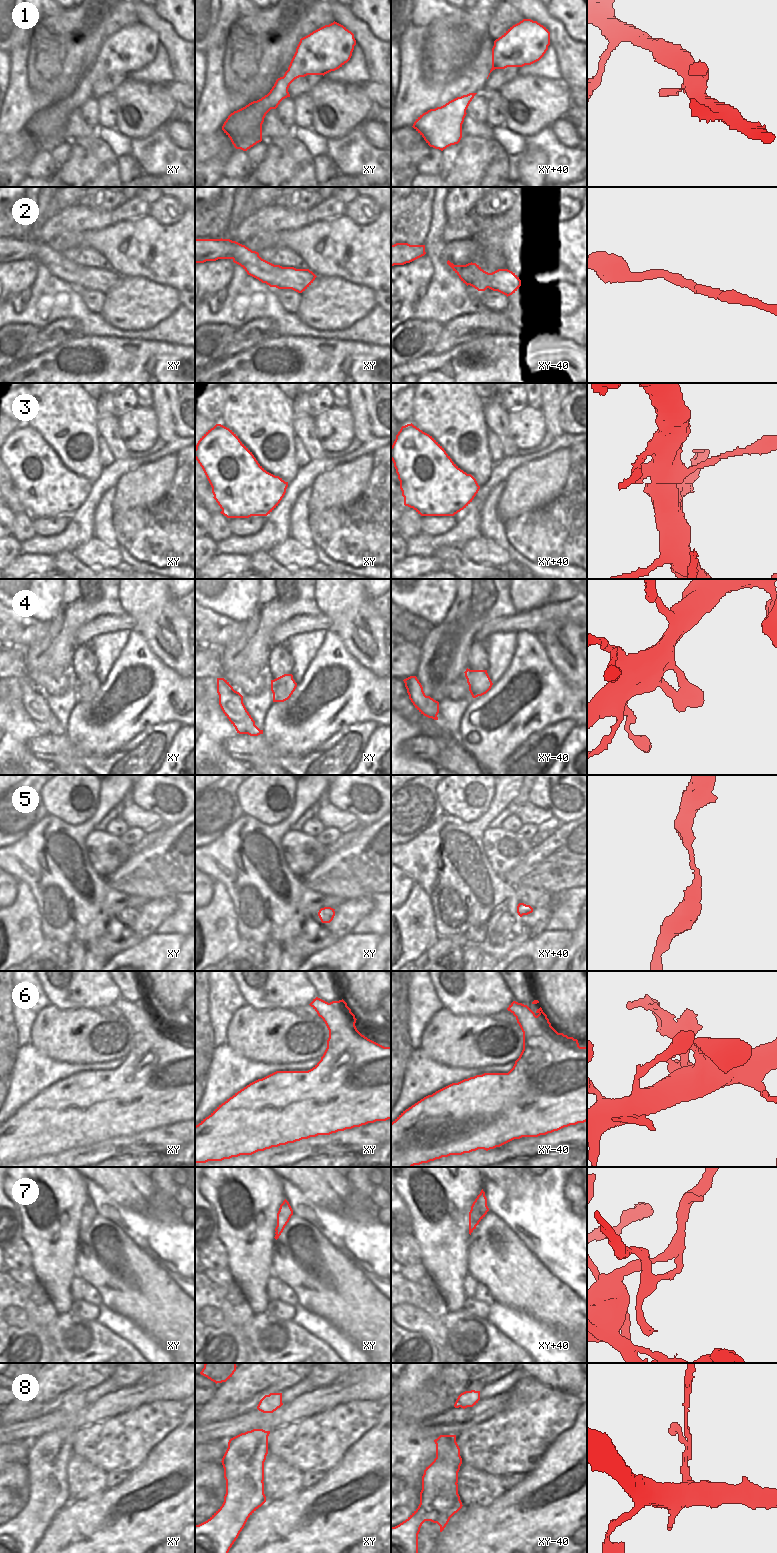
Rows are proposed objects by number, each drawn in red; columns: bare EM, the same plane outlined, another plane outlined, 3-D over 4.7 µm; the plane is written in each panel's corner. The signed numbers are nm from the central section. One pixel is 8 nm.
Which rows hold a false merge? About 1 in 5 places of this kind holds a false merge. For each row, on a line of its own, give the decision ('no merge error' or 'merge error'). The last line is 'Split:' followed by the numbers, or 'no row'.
1: no merge error
2: no merge error
3: no merge error
4: no merge error
5: no merge error
6: merge error
7: merge error
8: merge error
Split: 6, 7, 8

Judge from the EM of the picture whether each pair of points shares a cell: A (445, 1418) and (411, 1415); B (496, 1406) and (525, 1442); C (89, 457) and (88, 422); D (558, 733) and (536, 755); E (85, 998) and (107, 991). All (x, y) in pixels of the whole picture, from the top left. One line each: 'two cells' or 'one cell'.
A: two cells
B: two cells
C: one cell
D: one cell
E: one cell

